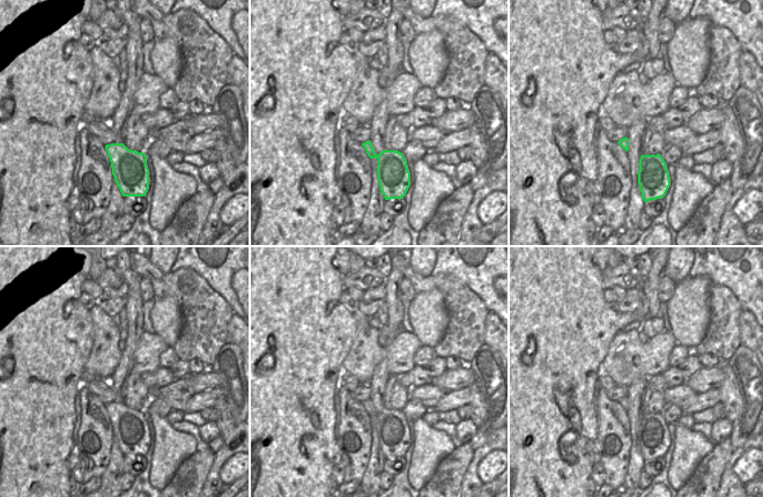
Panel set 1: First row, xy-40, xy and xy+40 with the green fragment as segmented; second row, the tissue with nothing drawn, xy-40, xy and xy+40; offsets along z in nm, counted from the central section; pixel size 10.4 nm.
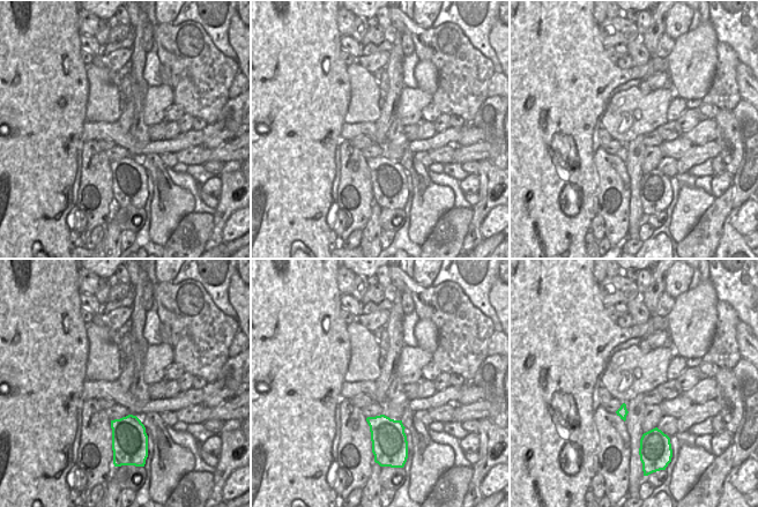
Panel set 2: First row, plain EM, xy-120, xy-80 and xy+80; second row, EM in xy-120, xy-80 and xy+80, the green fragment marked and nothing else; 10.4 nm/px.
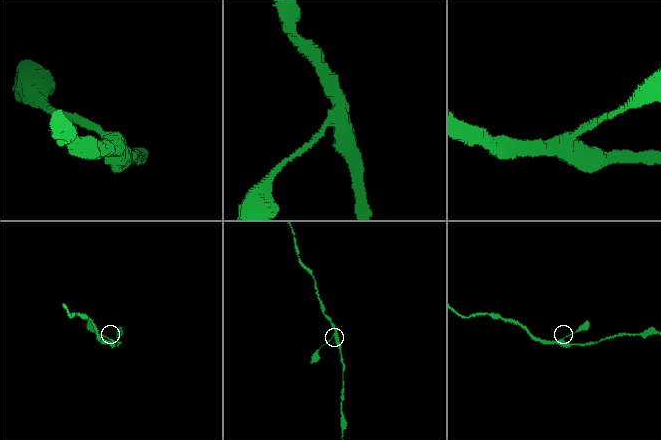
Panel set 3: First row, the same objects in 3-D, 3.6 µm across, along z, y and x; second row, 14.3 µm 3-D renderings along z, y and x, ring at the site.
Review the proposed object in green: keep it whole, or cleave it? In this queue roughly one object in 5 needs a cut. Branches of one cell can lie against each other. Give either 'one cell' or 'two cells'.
one cell

